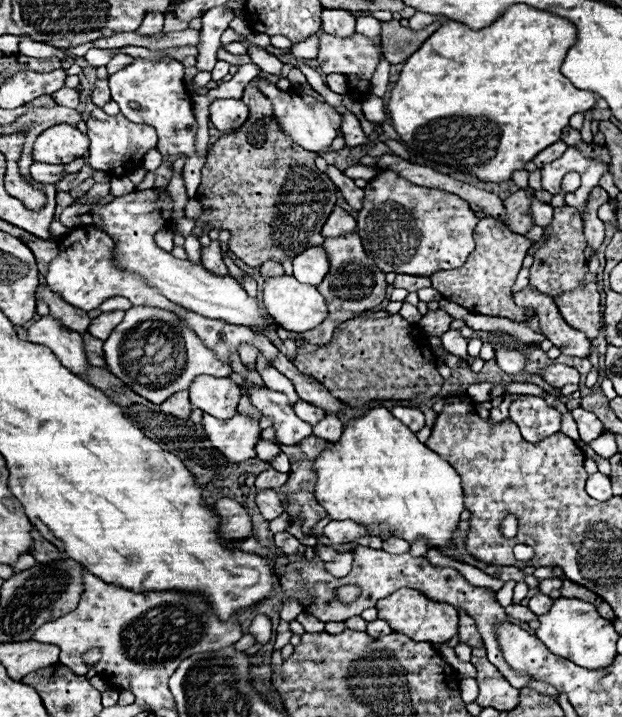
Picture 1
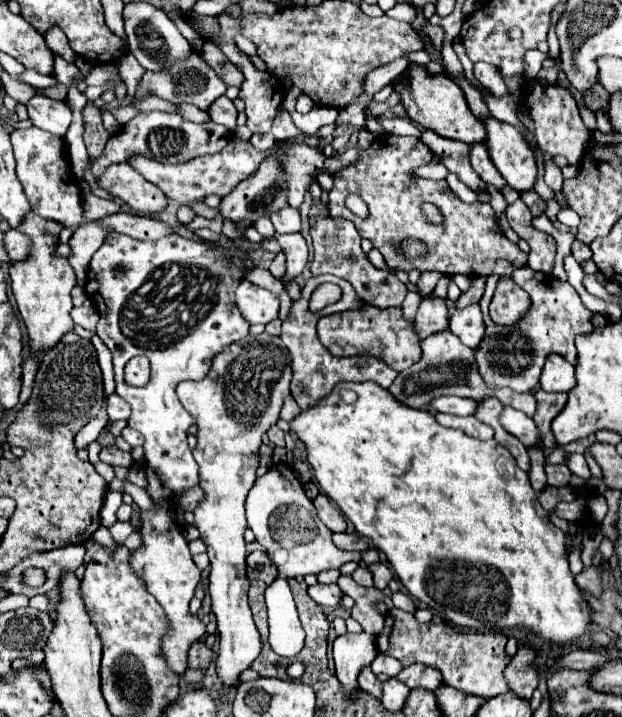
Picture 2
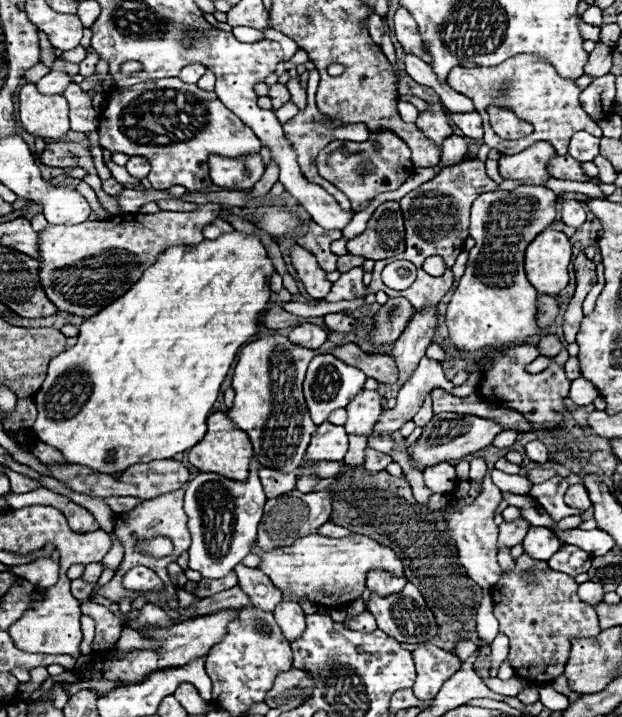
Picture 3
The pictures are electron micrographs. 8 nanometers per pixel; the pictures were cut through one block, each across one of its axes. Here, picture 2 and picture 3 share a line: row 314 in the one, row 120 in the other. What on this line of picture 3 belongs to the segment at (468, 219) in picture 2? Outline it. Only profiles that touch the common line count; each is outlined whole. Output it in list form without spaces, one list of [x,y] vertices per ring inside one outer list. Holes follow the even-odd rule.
[[[490,106],[488,114],[490,114],[490,124],[494,128],[494,132],[498,132],[498,136],[502,136],[502,138],[514,140],[514,138],[522,138],[532,132],[532,124],[518,120],[518,116],[514,116],[514,112],[510,112],[506,108]]]

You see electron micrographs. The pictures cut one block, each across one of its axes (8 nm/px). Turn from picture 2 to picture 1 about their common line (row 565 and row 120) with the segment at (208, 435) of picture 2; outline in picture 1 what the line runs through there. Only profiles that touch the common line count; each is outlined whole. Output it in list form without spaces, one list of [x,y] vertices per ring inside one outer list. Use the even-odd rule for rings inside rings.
[[[222,98],[210,104],[210,122],[220,132],[238,130],[248,118],[248,106],[238,98]]]

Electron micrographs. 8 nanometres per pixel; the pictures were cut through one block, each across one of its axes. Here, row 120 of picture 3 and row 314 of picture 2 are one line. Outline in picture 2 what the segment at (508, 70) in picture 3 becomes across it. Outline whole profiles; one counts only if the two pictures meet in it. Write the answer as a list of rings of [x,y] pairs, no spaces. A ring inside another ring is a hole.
[[[524,267],[516,269],[511,278],[523,290],[530,292],[532,306],[526,318],[518,322],[518,326],[498,326],[488,316],[488,304],[494,294],[498,278],[500,278],[498,274],[488,278],[486,292],[480,300],[484,322],[486,322],[486,338],[482,340],[482,346],[476,350],[476,362],[488,386],[494,386],[494,388],[508,386],[508,388],[514,388],[516,392],[532,392],[538,386],[544,360],[550,354],[560,354],[570,364],[576,364],[578,352],[574,346],[574,338],[578,334],[590,334],[594,330],[594,324],[592,324],[594,312],[590,312],[582,304],[578,292],[570,282],[562,282],[552,274],[542,274]]]

